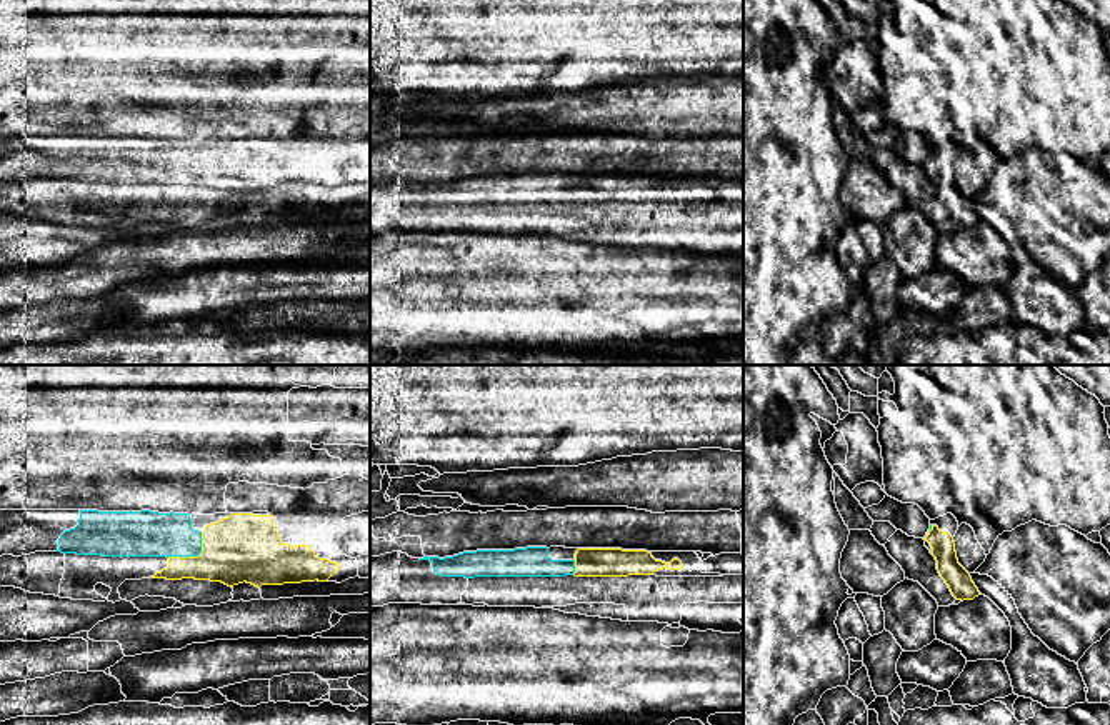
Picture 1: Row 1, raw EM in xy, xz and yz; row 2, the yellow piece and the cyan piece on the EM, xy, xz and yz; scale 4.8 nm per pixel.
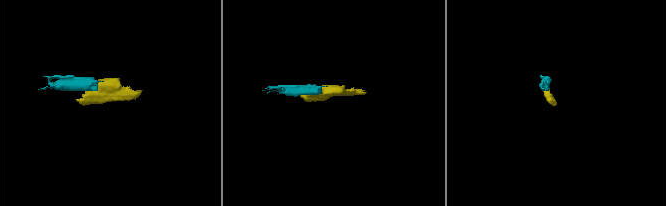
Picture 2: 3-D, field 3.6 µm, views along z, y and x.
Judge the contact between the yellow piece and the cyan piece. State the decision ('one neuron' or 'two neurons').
one neuron

